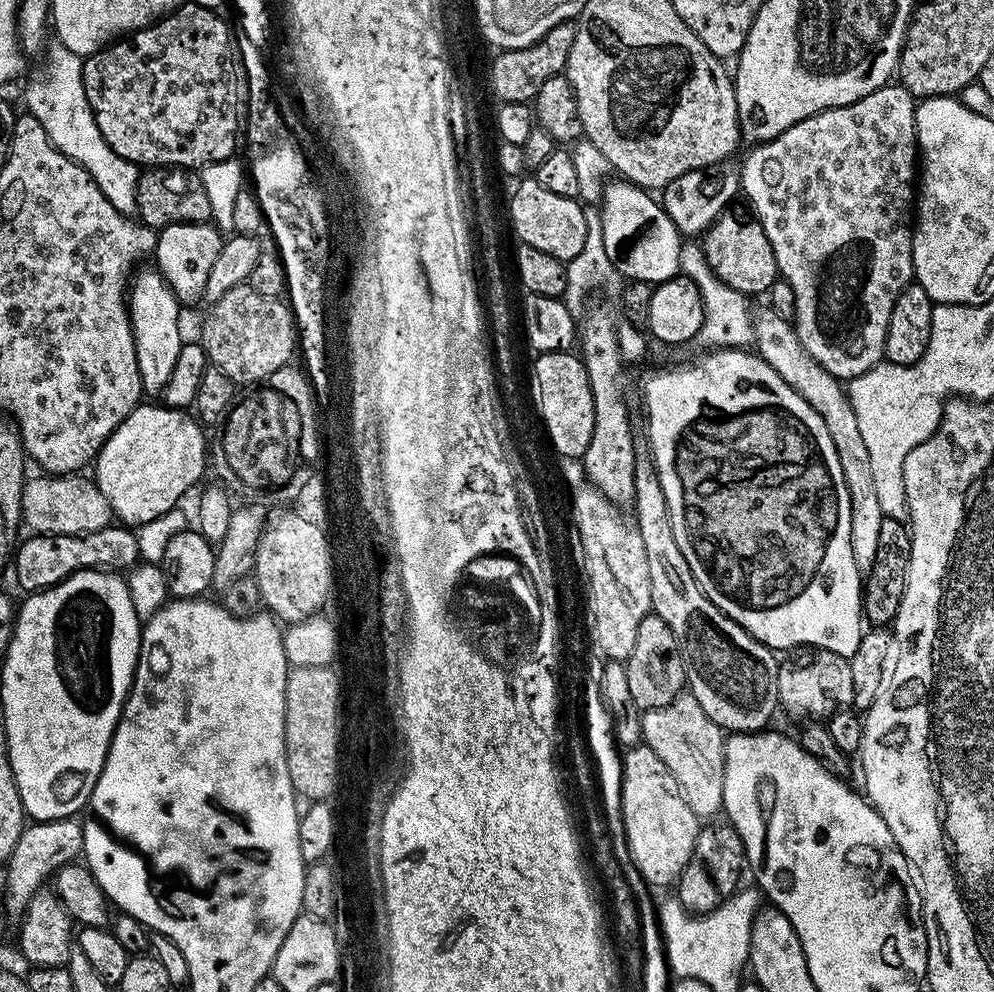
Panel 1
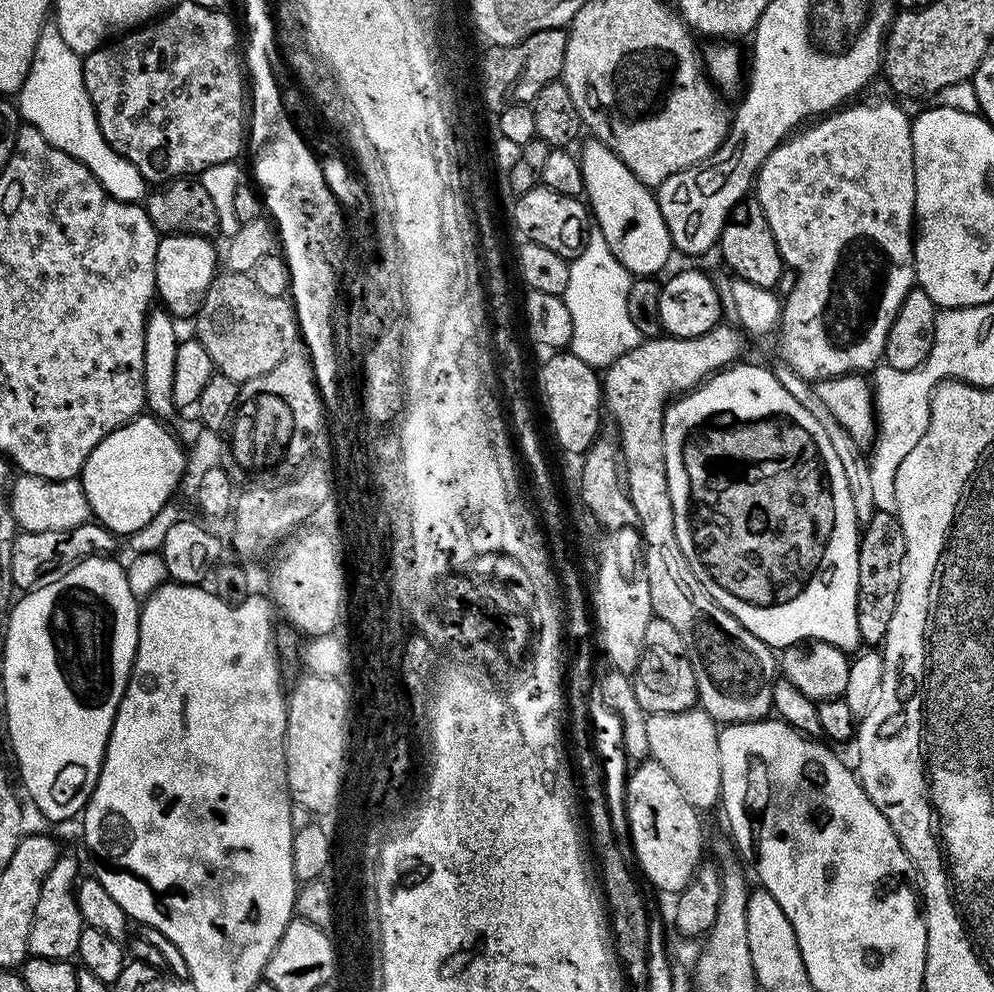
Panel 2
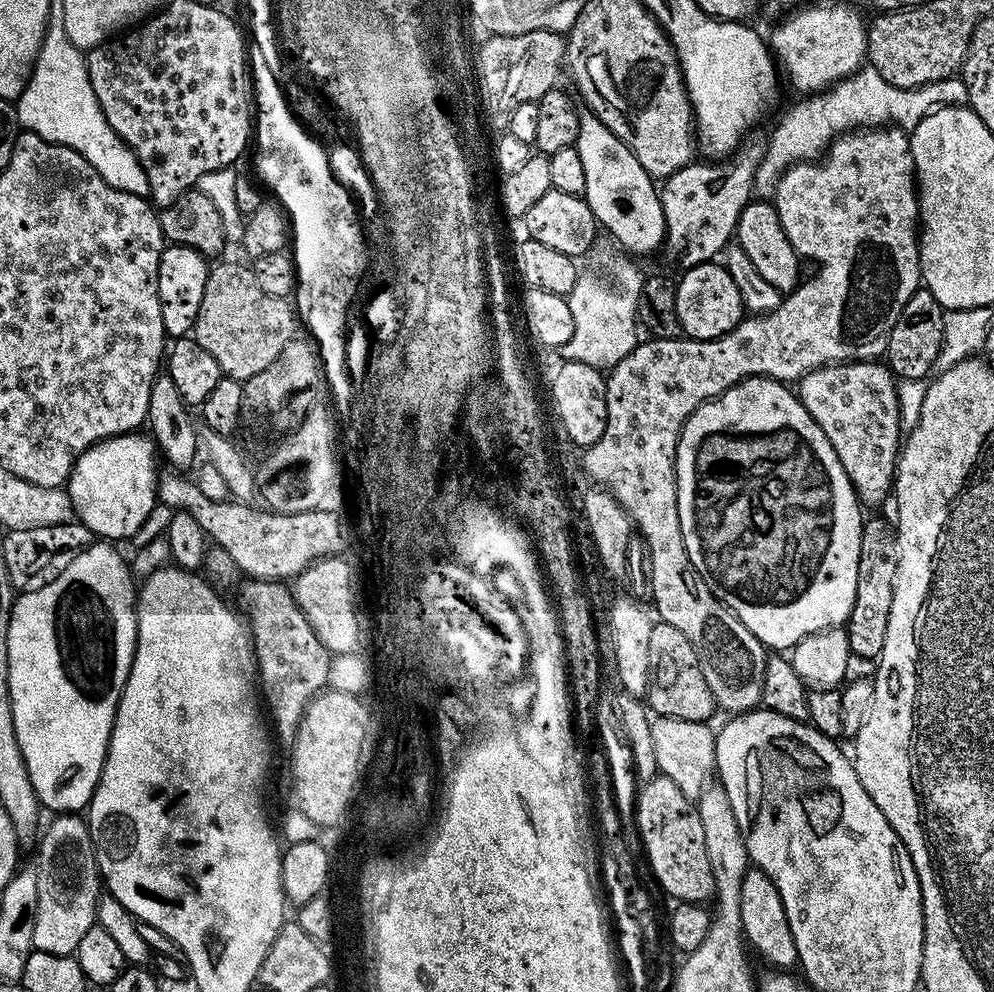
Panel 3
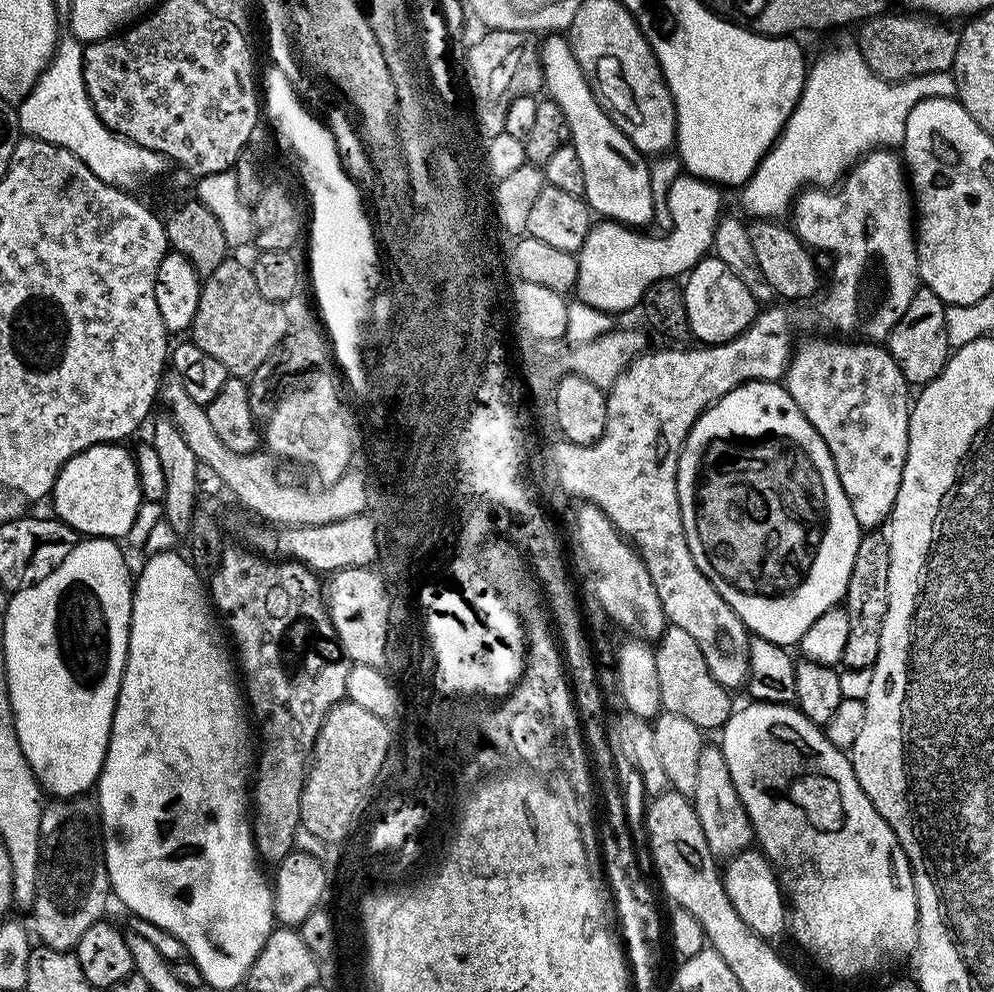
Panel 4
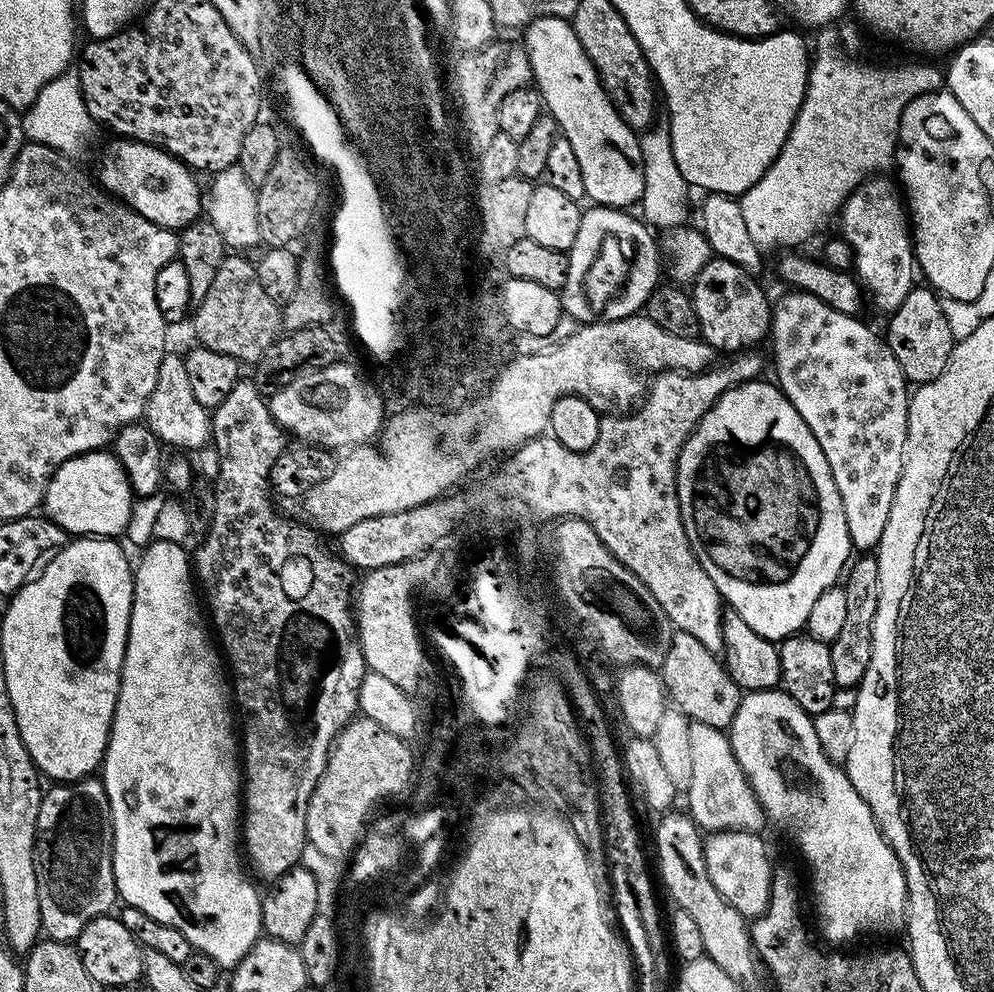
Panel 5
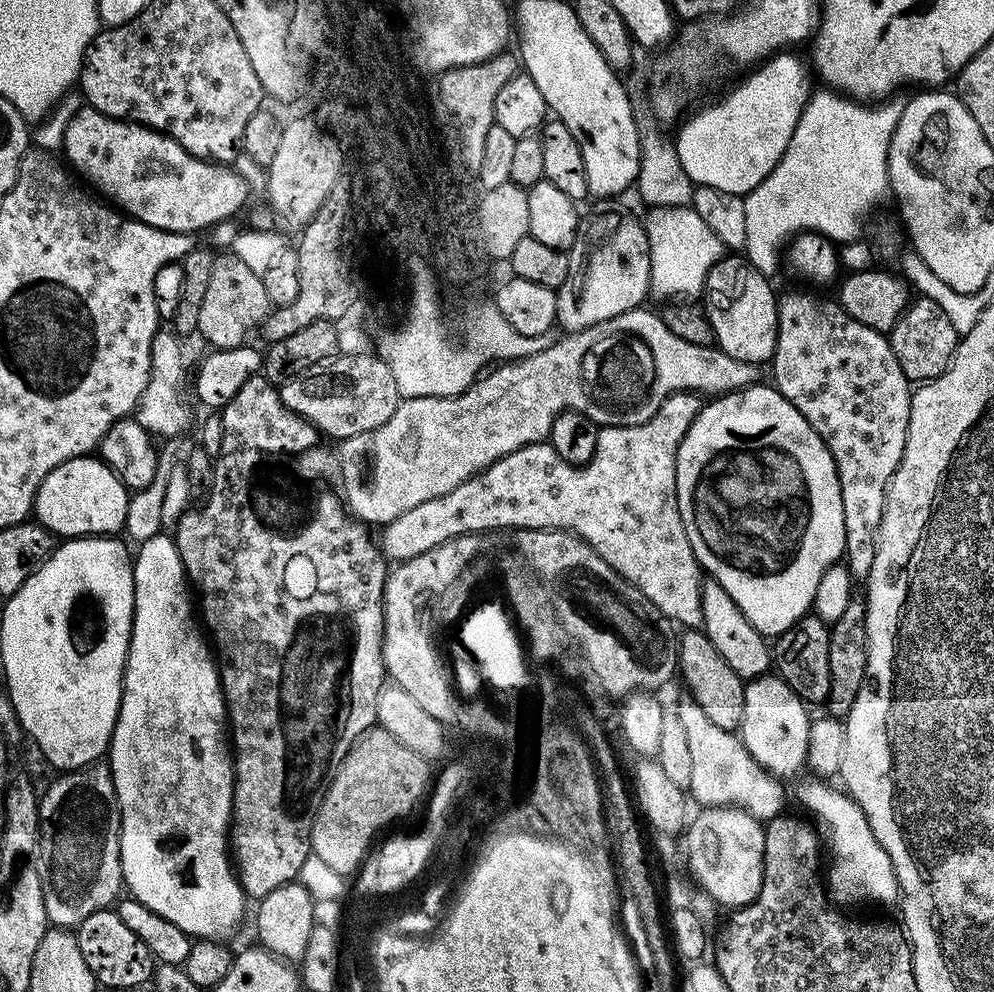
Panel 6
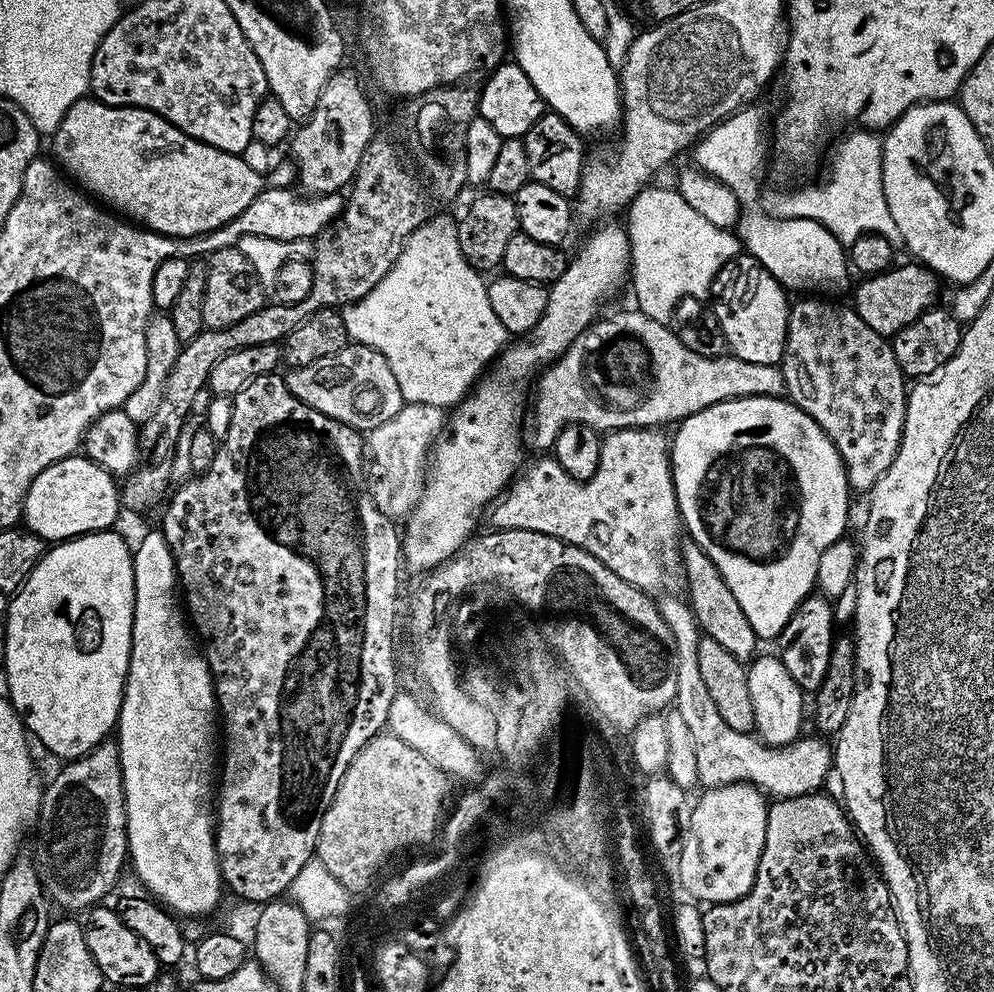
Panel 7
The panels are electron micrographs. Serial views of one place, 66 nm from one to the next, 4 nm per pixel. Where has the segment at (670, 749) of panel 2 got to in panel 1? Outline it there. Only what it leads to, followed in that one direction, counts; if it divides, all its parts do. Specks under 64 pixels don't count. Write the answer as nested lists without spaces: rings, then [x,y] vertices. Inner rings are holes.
[[[690,694],[677,696],[674,702],[670,702],[664,708],[649,708],[643,713],[640,721],[640,730],[643,743],[647,744],[658,758],[670,770],[670,774],[676,779],[676,785],[680,787],[680,795],[694,810],[694,814],[701,818],[712,818],[715,812],[719,813],[724,807],[724,741],[726,733],[719,728],[702,706]]]

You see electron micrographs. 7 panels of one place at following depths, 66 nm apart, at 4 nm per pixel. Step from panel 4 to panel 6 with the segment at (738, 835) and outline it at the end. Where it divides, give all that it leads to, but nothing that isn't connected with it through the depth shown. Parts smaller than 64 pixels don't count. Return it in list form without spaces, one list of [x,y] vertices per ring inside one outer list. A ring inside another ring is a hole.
[[[684,698],[680,705],[675,705],[674,710],[678,714],[678,722],[682,722],[686,730],[690,749],[690,786],[687,791],[695,803],[697,800],[704,808],[743,808],[761,822],[781,815],[784,788],[780,784],[783,783],[748,753],[736,732],[727,732],[722,730],[722,726],[714,726],[702,706],[695,704],[691,698]]]

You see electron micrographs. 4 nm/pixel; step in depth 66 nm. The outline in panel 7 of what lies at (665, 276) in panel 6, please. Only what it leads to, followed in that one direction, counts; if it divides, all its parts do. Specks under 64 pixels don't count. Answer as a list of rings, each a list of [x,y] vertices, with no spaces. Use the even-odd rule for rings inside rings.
[[[649,184],[631,201],[627,210],[626,231],[631,246],[630,285],[634,288],[637,309],[659,322],[668,324],[676,304],[684,298],[707,299],[711,293],[718,270],[741,253],[742,247],[736,234],[727,228],[713,224],[695,211],[682,198],[675,187]]]

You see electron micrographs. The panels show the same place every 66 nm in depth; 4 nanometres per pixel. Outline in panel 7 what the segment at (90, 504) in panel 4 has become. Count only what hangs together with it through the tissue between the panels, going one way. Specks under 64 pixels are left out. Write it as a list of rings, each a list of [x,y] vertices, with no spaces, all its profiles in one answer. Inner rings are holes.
[[[77,454],[46,466],[46,470],[30,482],[22,520],[28,531],[38,534],[45,542],[63,542],[73,536],[111,529],[121,512],[118,484],[113,475],[84,454]]]

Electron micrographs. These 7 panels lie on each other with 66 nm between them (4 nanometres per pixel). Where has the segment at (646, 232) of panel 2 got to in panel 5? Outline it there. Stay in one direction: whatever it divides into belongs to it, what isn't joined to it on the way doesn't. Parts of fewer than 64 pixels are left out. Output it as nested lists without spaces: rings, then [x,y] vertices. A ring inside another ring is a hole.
[[[540,16],[523,29],[522,43],[530,58],[534,87],[540,93],[547,115],[556,120],[556,127],[570,142],[578,163],[582,166],[582,182],[586,182],[586,197],[593,205],[627,209],[635,205],[643,194],[643,158],[640,137],[620,117],[620,111],[608,94],[596,67],[582,50],[578,34],[574,34],[571,23],[563,16]]]

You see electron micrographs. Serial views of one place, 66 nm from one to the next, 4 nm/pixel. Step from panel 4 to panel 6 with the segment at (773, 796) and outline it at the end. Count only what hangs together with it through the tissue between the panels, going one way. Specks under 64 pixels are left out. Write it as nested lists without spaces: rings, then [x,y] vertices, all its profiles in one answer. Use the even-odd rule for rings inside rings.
[[[765,674],[749,680],[744,686],[744,713],[738,729],[748,753],[777,778],[796,776],[808,763],[809,709],[776,674]],[[811,778],[812,780],[804,780],[796,788],[796,796],[800,799],[800,804],[805,808],[805,813],[811,814],[821,825],[823,835],[826,837],[826,848],[832,851],[832,869],[826,872],[826,891],[836,906],[844,906],[840,904],[860,904],[863,900],[873,900],[874,903],[892,904],[897,903],[900,895],[900,887],[896,881],[896,875],[892,869],[890,862],[890,854],[886,854],[886,850],[882,850],[882,846],[878,842],[878,838],[874,838],[874,830],[870,830],[870,826],[866,822],[866,814],[862,814],[862,810],[852,800],[847,792],[839,787],[831,788],[831,783],[825,782],[820,778]]]

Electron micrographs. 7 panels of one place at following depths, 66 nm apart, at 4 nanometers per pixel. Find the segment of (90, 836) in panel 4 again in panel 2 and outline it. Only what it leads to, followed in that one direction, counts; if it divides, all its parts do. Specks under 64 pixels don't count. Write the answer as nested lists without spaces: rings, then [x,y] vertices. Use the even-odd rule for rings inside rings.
[[[57,855],[50,874],[42,882],[42,894],[38,894],[38,910],[34,910],[34,922],[30,926],[28,950],[31,955],[55,960],[72,960],[78,950],[78,938],[86,926],[76,901],[76,886],[81,875],[80,864],[72,856]]]

